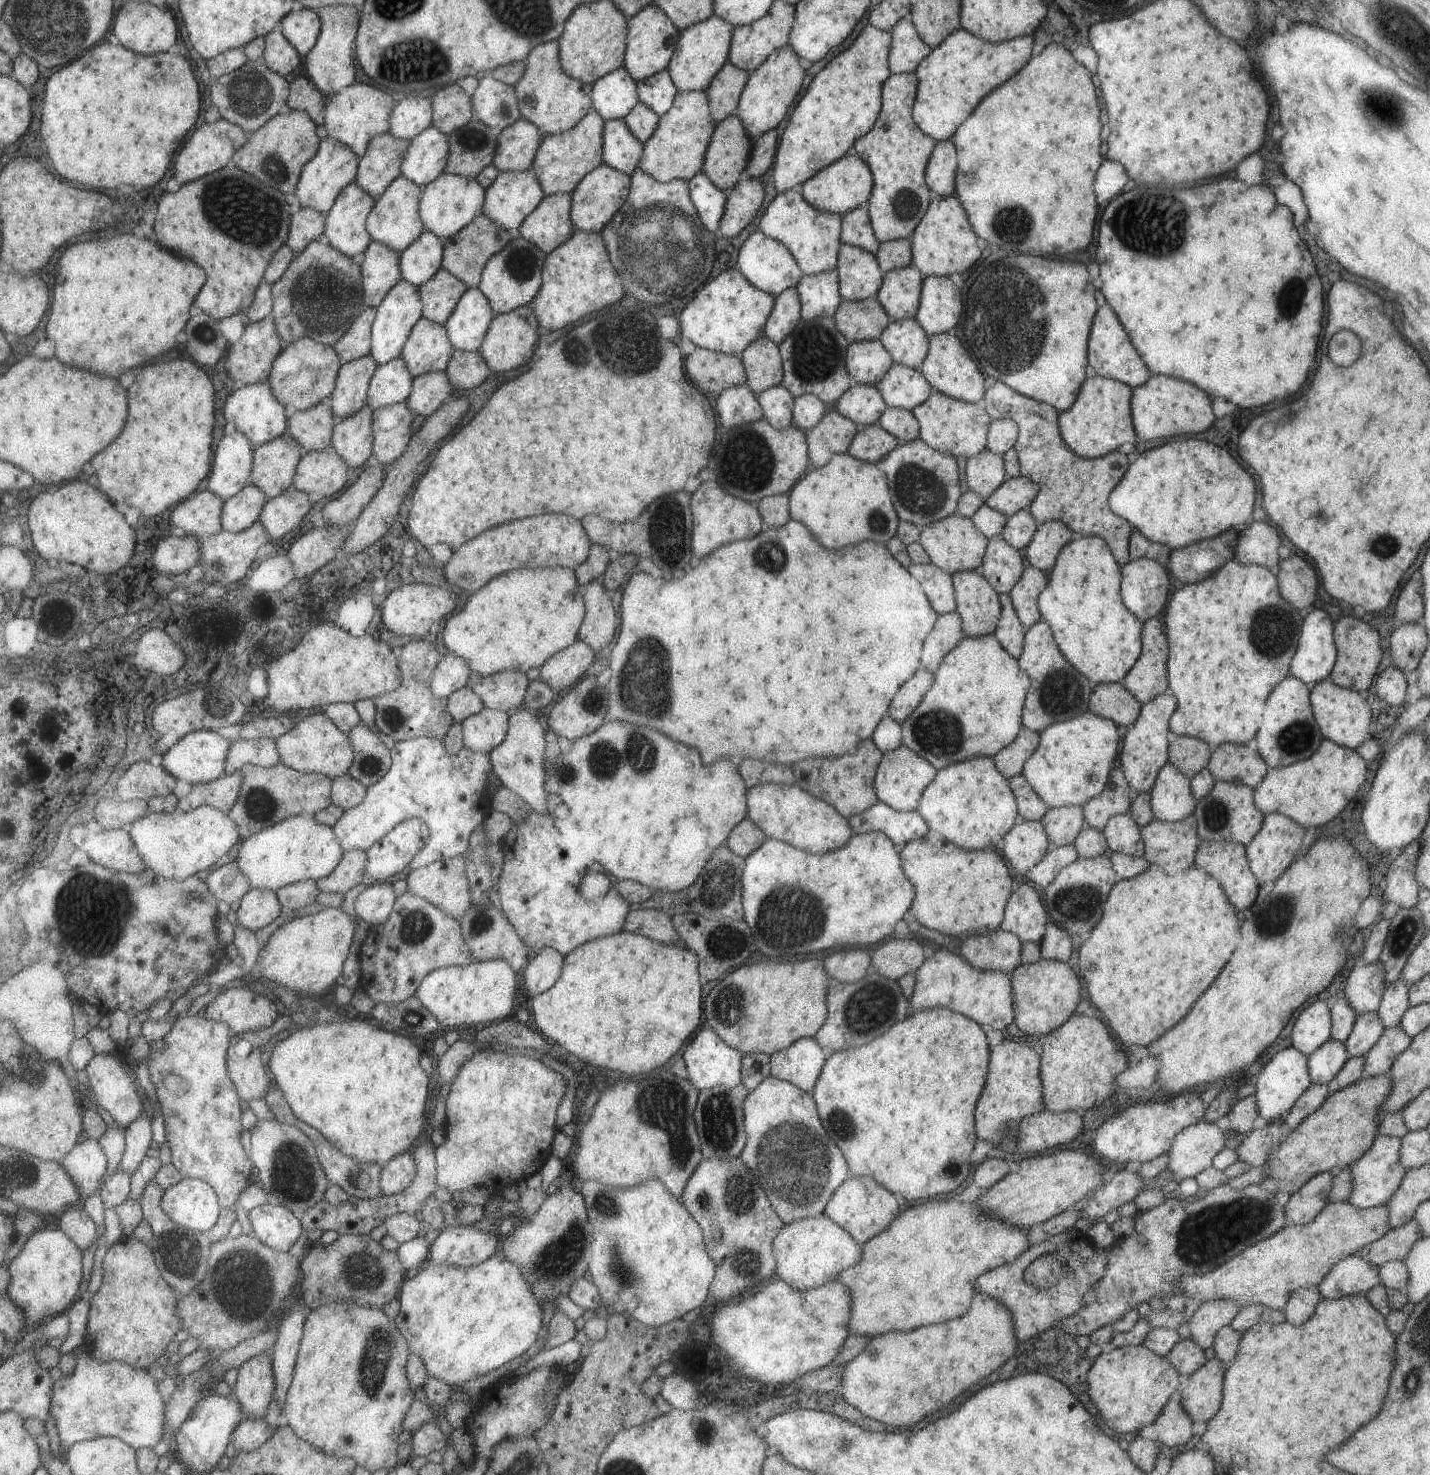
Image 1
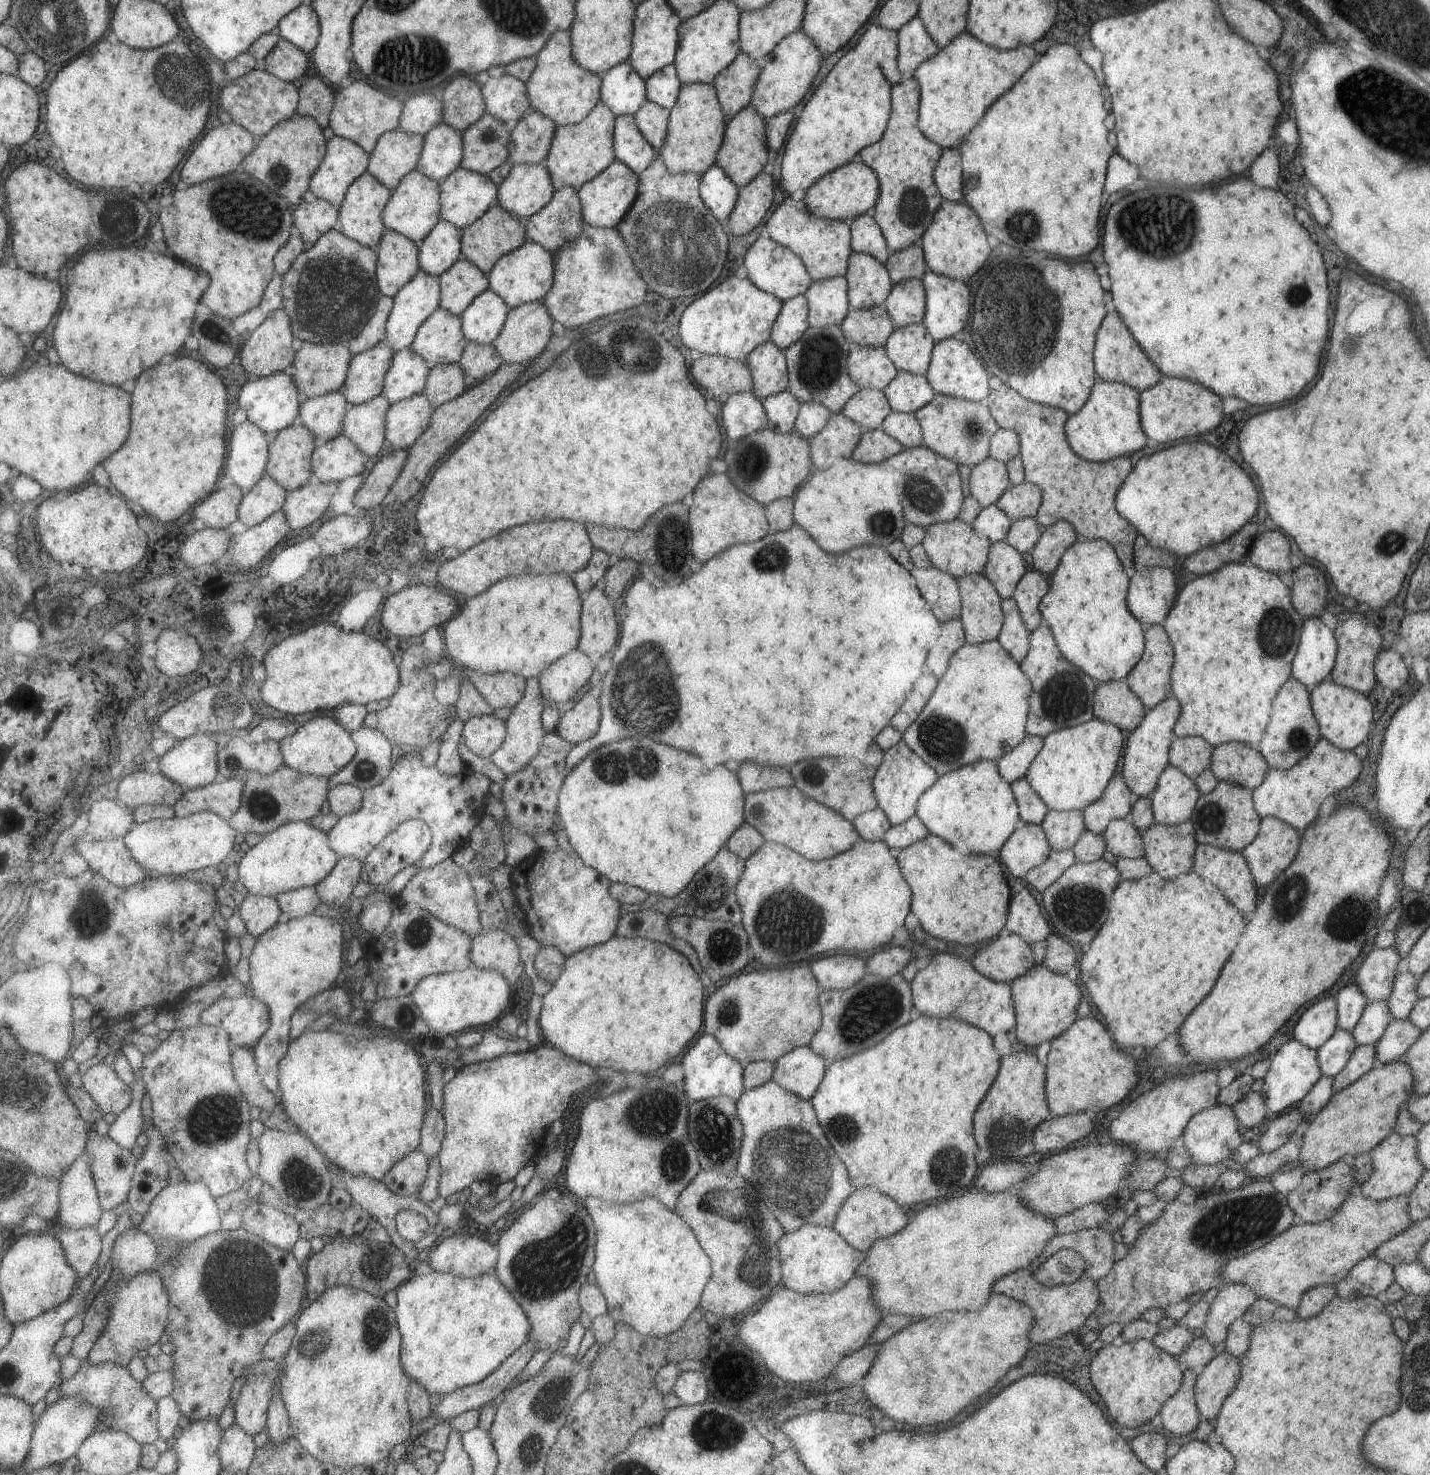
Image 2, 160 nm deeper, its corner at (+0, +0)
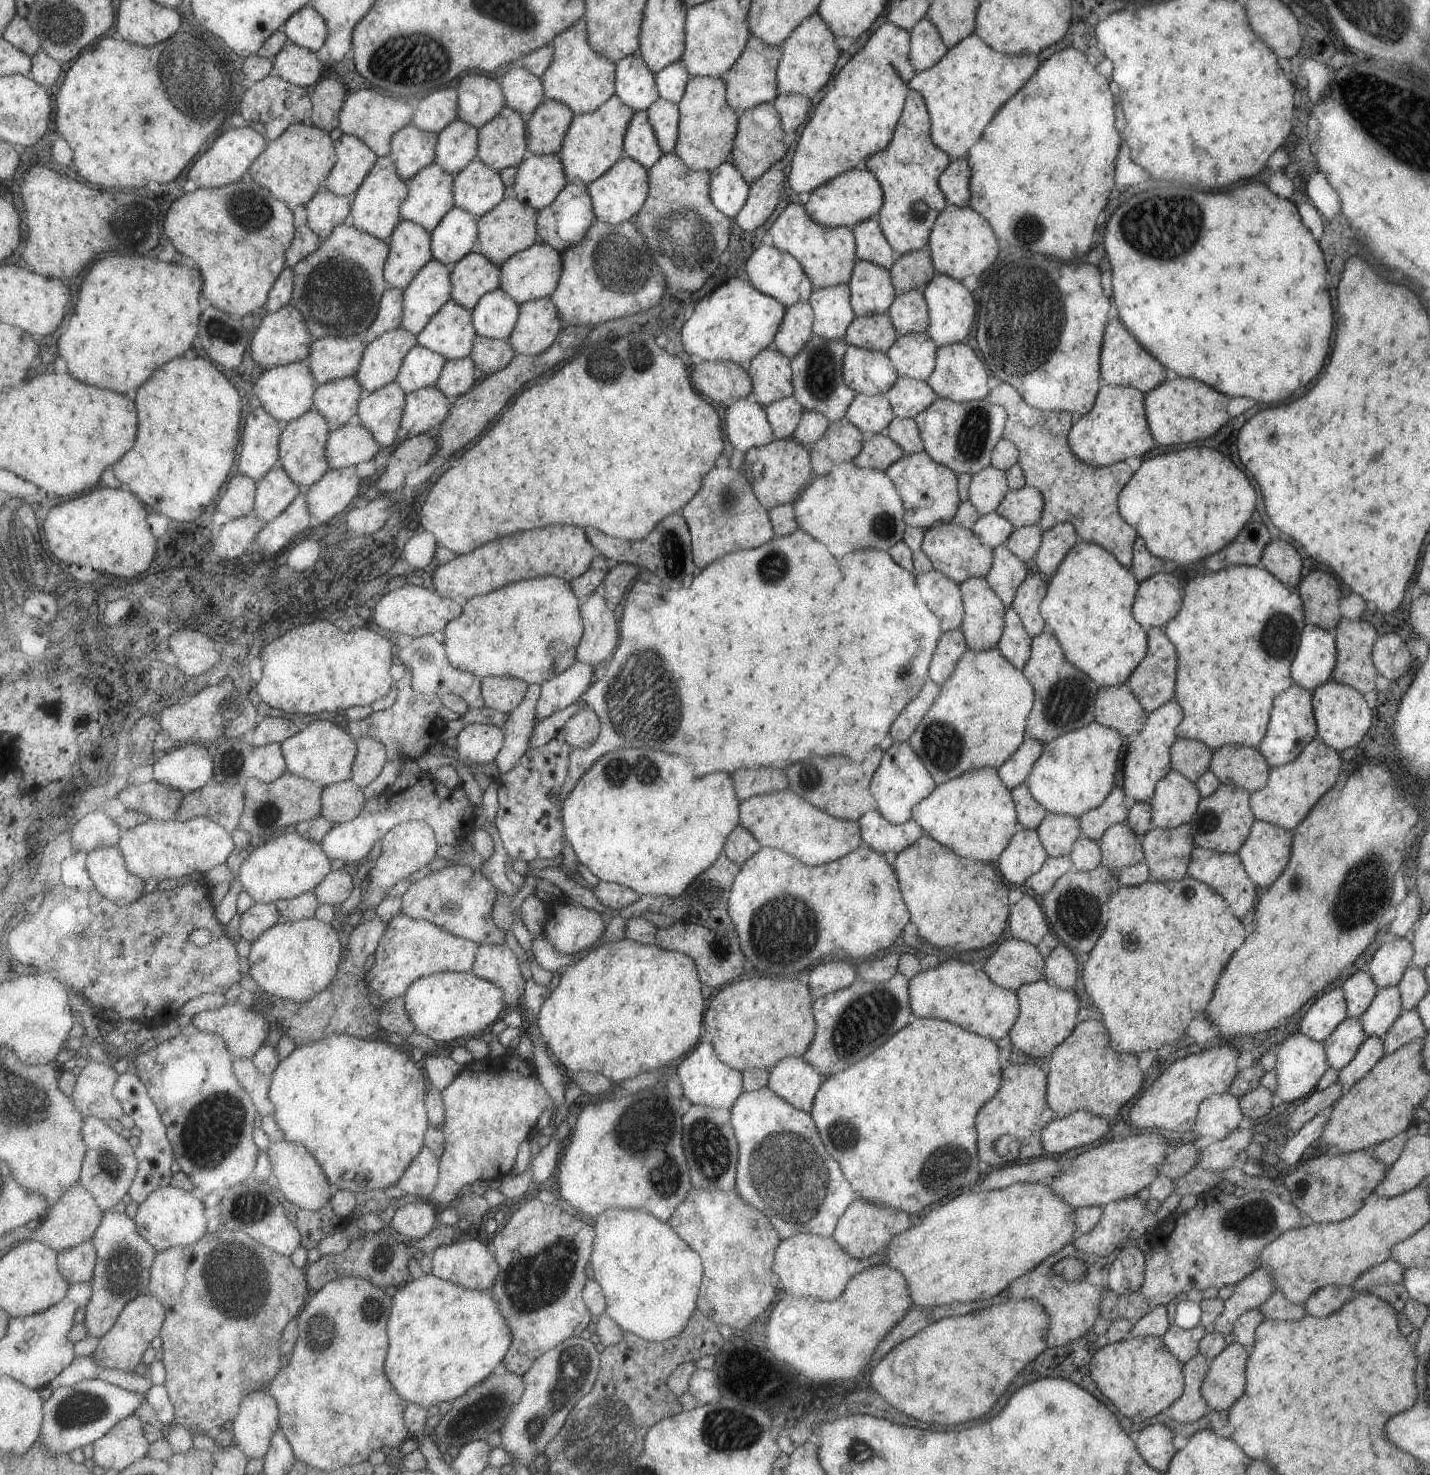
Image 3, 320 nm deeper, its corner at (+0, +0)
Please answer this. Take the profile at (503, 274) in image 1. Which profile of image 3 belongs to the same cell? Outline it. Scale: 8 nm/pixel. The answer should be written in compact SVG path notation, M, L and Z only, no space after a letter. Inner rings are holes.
M537 240L528 249L512 254L500 266L500 286L518 305L541 297L549 297L557 286L561 272L560 251Z

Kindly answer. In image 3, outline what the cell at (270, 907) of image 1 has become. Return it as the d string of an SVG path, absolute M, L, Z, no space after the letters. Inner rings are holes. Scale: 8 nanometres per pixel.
M257 903L241 915L239 935L254 943L266 930L273 928L281 918L276 903Z

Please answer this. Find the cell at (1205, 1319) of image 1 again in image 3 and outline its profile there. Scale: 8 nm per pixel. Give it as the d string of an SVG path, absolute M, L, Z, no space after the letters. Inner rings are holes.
M1257 1267L1245 1278L1234 1284L1231 1296L1223 1301L1221 1314L1214 1322L1214 1331L1218 1335L1228 1335L1232 1332L1233 1323L1246 1310L1257 1309L1277 1290L1270 1272L1265 1267Z

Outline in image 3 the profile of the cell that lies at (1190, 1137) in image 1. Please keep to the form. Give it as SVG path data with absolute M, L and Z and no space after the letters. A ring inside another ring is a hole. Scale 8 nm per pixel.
M1229 1091L1222 1092L1221 1094L1212 1094L1201 1100L1198 1106L1196 1121L1191 1128L1193 1134L1196 1134L1197 1138L1200 1136L1211 1136L1212 1139L1218 1141L1225 1138L1231 1131L1239 1128L1237 1124L1241 1122L1243 1114L1238 1100Z

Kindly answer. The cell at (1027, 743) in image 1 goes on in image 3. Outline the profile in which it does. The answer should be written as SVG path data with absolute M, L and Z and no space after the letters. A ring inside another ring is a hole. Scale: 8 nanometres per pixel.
M1024 738L1017 750L999 768L996 768L1006 789L1011 790L1026 782L1033 763L1041 756L1042 745L1038 740Z

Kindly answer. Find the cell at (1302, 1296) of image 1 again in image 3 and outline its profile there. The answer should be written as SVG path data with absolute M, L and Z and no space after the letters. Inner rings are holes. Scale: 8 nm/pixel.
M1327 1285L1312 1292L1304 1302L1304 1308L1311 1316L1329 1316L1333 1310L1339 1310L1341 1304L1345 1304L1354 1296L1353 1288Z

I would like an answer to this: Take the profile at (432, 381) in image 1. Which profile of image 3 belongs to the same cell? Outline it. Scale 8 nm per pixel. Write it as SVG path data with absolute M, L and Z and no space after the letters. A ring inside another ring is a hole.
M469 356L457 360L449 359L437 385L454 401L467 394L473 382L475 382L475 363Z

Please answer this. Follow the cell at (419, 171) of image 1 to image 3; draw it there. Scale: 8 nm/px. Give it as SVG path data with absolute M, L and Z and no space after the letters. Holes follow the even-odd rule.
M459 118L439 134L436 162L457 176L476 158L478 149L477 129Z

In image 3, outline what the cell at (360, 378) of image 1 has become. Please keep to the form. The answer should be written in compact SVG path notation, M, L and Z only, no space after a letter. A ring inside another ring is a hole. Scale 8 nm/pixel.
M401 326L382 334L365 349L357 378L365 393L372 393L397 381L409 351L419 345L418 335Z

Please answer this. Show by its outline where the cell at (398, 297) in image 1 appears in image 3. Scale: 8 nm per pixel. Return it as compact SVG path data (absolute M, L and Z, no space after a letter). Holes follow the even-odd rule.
M433 258L404 290L402 326L418 335L452 300L453 267Z

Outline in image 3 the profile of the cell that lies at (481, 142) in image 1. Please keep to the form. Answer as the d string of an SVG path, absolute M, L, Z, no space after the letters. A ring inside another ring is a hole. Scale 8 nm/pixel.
M505 106L491 121L477 130L476 158L496 171L505 167L517 167L532 155L527 147L525 119L511 107Z

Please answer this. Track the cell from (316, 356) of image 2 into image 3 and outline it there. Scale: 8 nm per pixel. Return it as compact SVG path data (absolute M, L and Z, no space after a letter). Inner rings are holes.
M362 335L326 336L314 340L309 366L318 384L357 375L366 346Z

